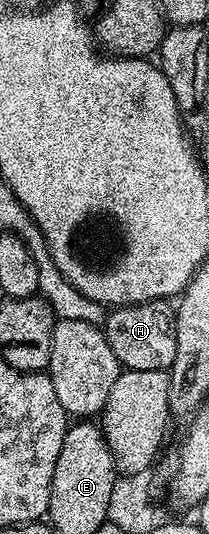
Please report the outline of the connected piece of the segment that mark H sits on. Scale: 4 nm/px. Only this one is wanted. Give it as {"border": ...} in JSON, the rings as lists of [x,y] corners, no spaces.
{"border":[[[150,300],[144,304],[130,304],[106,313],[102,325],[105,338],[117,354],[124,369],[161,370],[170,369],[177,350],[177,330],[175,329],[175,310],[168,301]]]}

